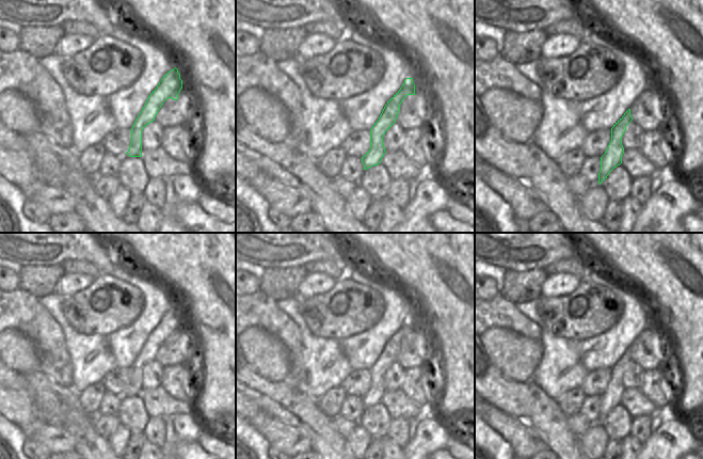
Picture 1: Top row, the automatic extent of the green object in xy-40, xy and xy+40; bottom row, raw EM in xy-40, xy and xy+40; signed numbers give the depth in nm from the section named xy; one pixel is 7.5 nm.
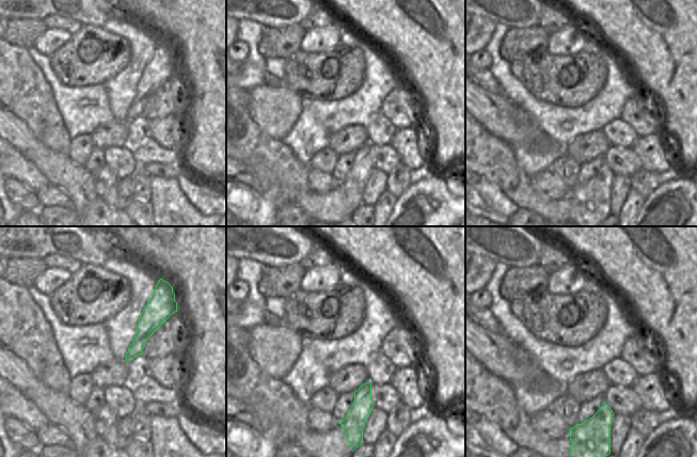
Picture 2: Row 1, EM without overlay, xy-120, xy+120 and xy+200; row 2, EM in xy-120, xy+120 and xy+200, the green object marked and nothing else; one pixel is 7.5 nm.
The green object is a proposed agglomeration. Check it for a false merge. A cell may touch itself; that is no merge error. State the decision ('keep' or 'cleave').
keep

